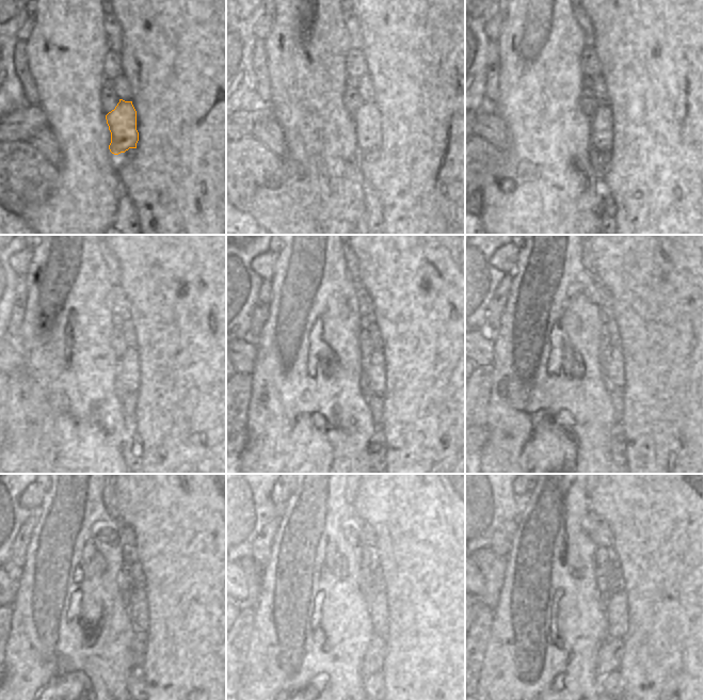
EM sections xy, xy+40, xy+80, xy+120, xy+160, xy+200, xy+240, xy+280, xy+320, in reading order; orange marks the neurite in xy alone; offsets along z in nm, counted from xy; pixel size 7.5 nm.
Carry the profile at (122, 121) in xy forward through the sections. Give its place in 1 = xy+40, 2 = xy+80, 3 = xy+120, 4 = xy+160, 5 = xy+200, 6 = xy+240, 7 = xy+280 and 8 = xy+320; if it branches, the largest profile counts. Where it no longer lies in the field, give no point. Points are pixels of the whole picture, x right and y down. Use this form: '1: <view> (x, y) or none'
1: xy+40 (366, 120)
2: xy+80 (602, 134)
3: xy+120 (128, 375)
4: xy+160 (374, 371)
5: xy+200 (613, 371)
6: xy+240 (138, 610)
7: xy+280 (378, 608)
8: xy+320 (617, 617)

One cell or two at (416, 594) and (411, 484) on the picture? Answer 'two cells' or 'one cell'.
one cell

